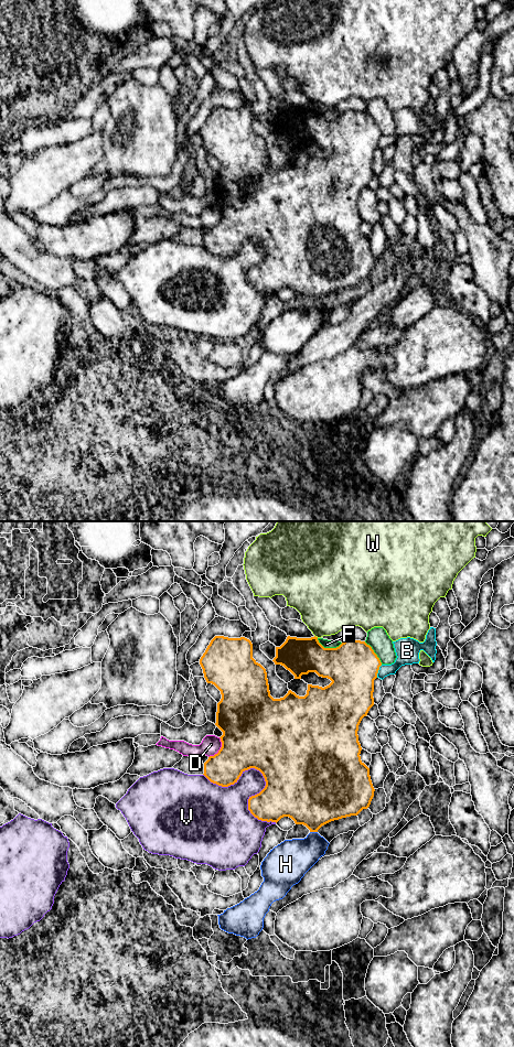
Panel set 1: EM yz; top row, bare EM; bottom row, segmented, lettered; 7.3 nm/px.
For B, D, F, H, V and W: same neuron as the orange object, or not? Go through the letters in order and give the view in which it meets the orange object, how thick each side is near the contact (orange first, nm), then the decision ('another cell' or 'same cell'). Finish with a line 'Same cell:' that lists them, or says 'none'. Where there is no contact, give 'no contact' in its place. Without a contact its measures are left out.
B: yz | 360/150 nm | another cell
D: yz | 440/140 nm | another cell
F: yz | 360/60 nm | another cell
H: yz | 420/280 nm | another cell
V: yz | 500/190 nm | another cell
W: yz | 280/420 nm | another cell
Same cell: none

